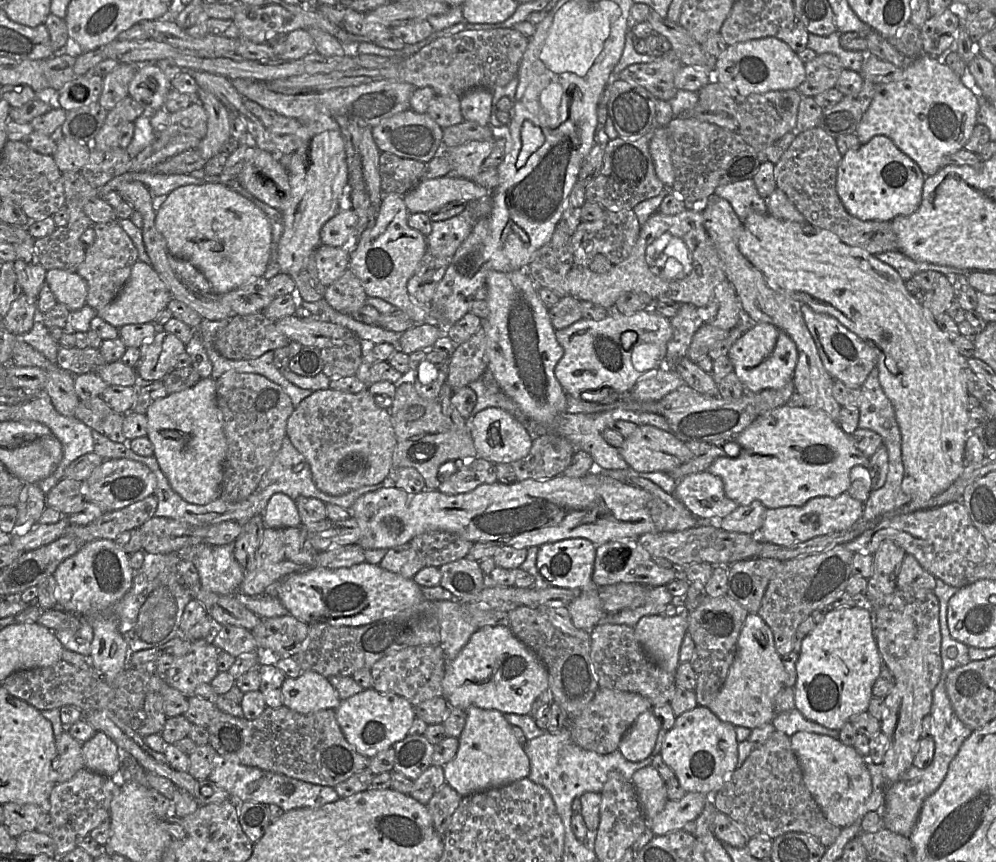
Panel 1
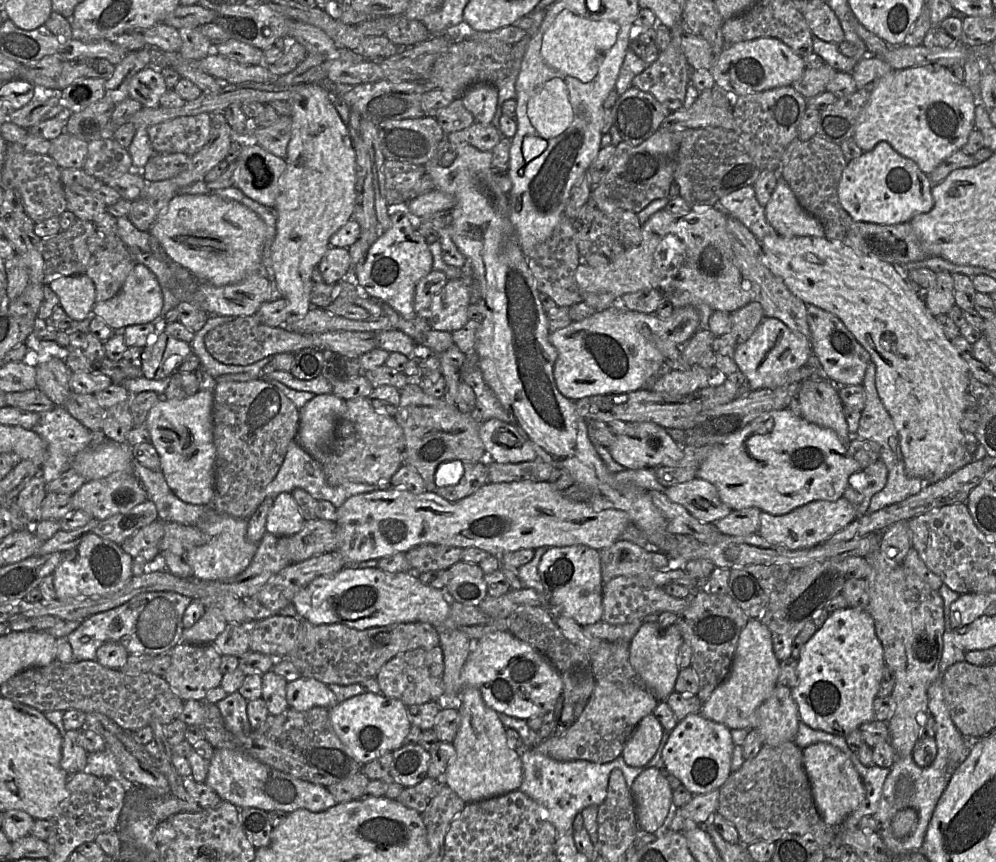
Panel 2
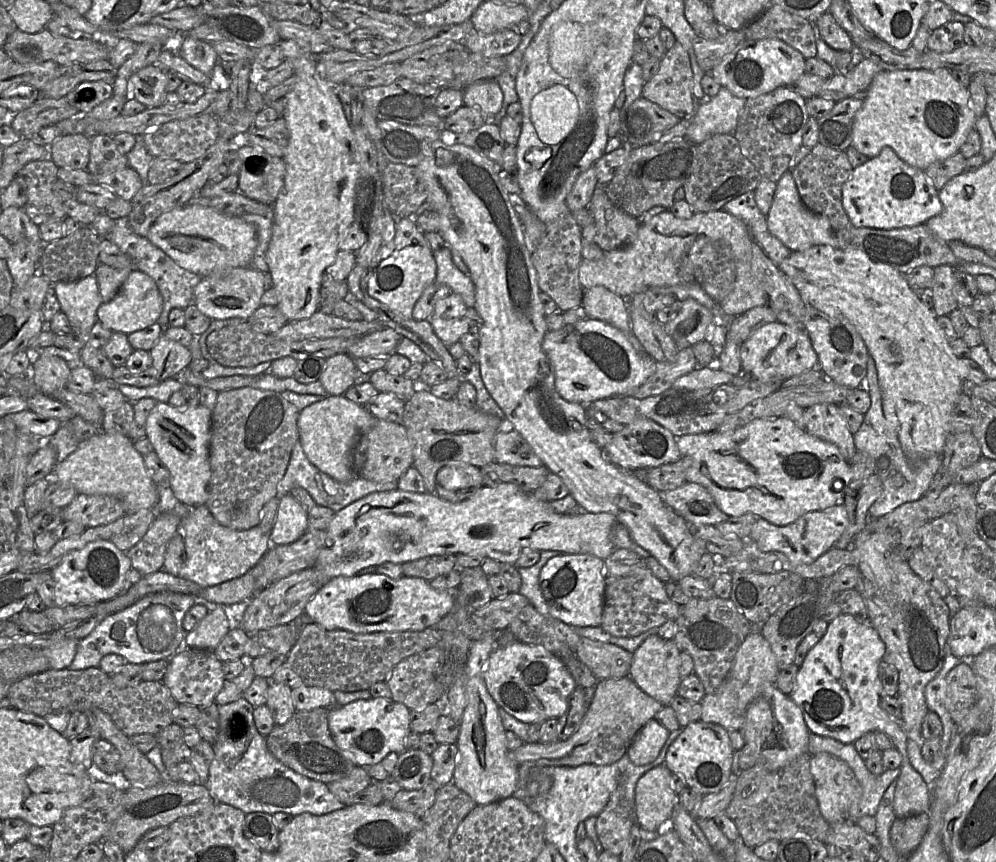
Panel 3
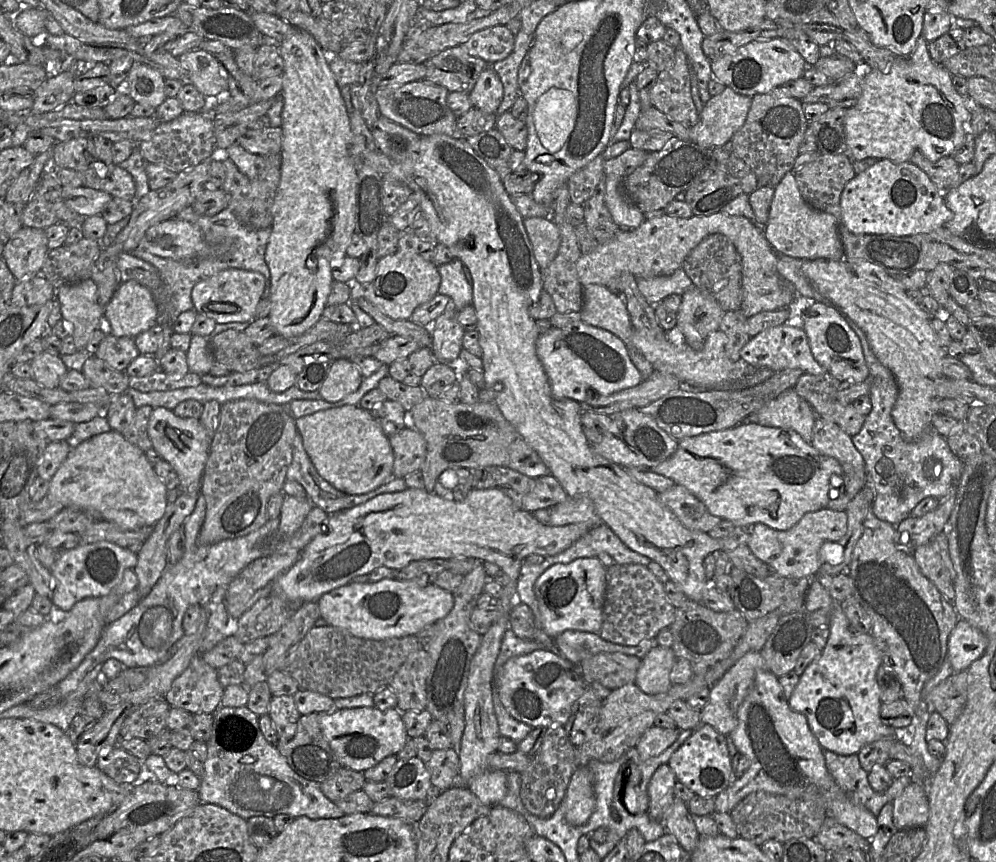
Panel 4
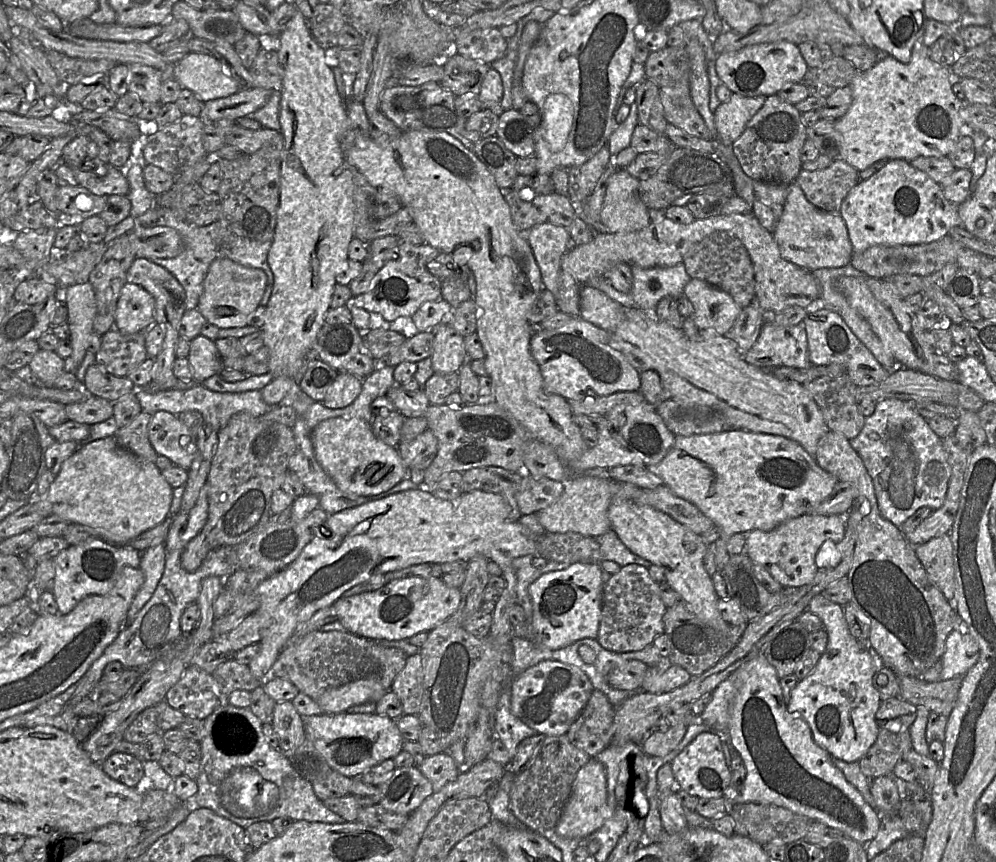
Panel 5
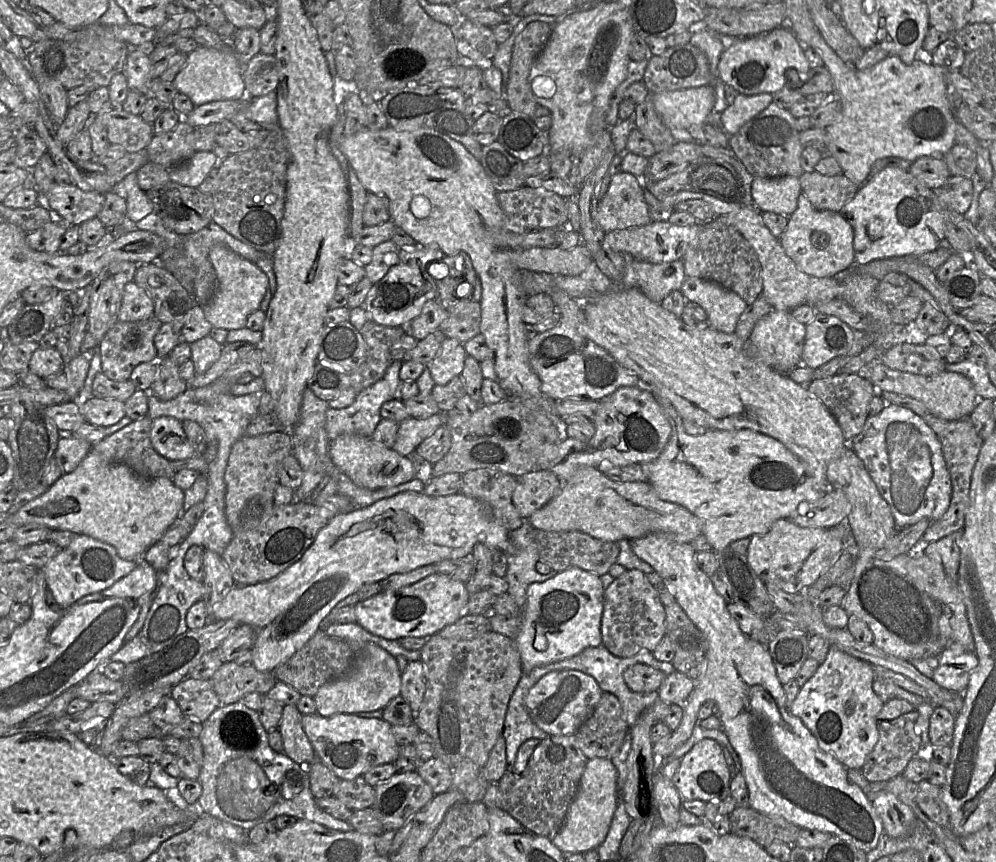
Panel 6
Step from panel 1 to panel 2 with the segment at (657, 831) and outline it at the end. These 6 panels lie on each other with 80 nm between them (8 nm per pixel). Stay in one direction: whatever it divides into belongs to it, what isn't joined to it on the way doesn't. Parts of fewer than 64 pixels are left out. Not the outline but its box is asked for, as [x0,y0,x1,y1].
[668,790,719,832]

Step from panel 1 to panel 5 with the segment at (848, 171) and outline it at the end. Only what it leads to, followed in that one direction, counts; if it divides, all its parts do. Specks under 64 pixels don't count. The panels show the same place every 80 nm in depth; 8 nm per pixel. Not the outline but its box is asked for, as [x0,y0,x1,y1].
[839,159,963,253]

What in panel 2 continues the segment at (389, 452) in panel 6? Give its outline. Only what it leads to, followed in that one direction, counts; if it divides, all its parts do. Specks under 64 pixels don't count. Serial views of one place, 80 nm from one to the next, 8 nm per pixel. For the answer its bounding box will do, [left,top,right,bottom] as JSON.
[297,393,345,462]

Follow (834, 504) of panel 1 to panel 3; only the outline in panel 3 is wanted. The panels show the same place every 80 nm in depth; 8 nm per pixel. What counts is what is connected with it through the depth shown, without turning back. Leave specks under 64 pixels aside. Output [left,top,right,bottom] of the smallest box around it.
[749,504,847,564]

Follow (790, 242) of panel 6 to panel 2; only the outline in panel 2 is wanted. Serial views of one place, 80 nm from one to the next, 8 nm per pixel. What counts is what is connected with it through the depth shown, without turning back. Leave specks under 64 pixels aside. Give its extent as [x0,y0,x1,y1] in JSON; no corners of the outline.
[765,175,825,237]

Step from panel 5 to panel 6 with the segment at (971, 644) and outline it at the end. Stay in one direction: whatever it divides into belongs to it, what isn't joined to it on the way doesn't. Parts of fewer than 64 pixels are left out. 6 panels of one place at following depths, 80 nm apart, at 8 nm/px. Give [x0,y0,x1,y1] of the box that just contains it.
[932,643,979,693]

